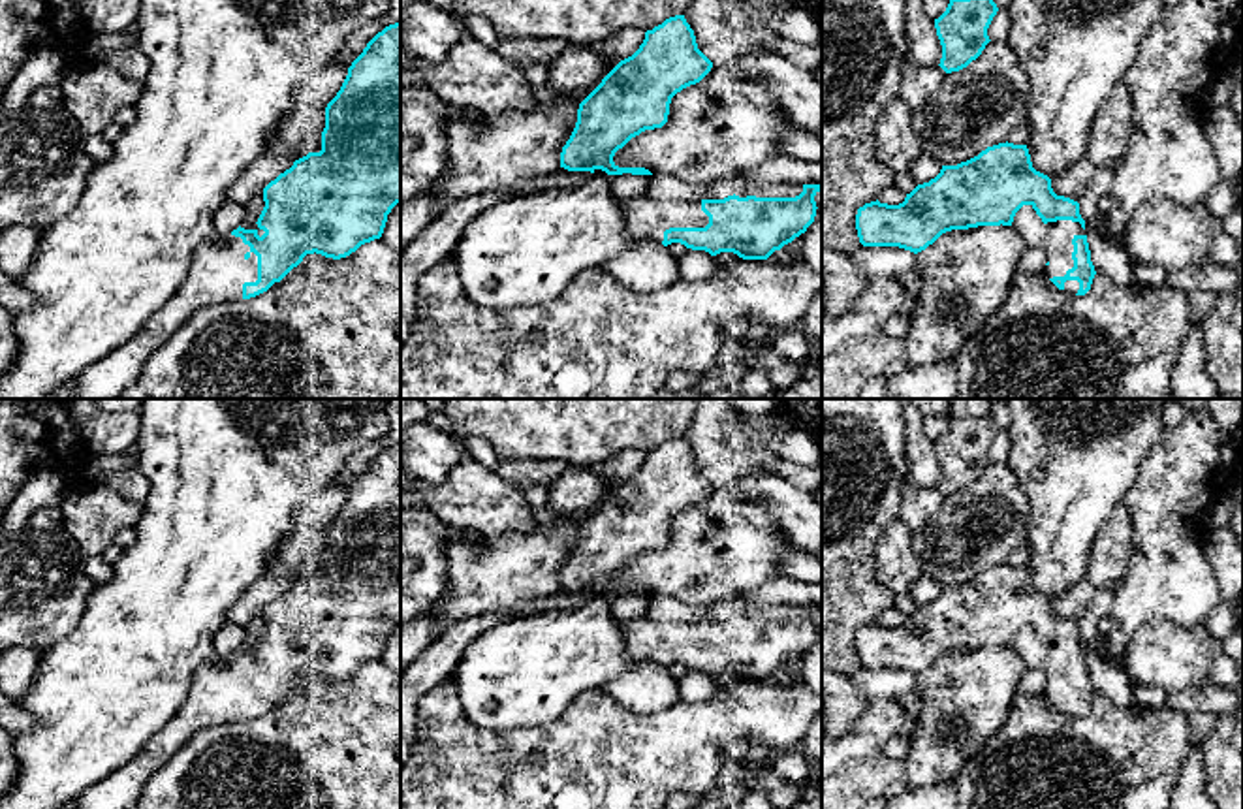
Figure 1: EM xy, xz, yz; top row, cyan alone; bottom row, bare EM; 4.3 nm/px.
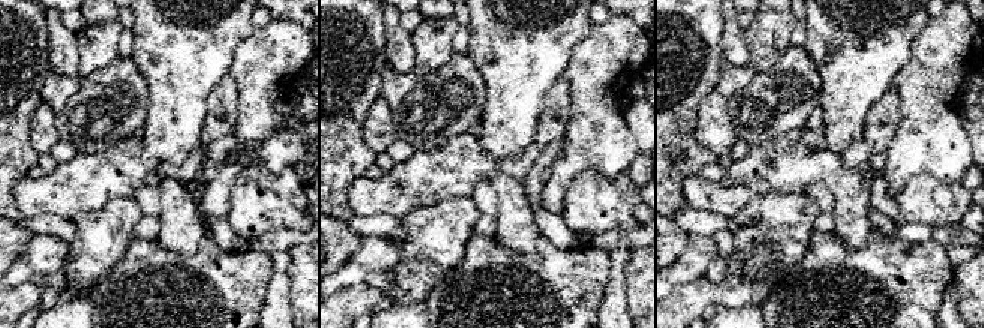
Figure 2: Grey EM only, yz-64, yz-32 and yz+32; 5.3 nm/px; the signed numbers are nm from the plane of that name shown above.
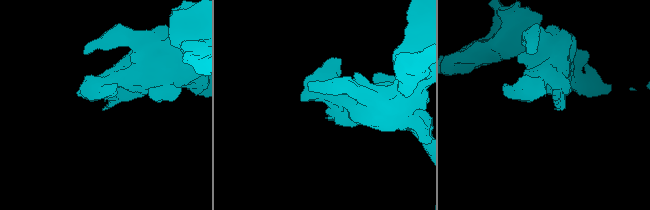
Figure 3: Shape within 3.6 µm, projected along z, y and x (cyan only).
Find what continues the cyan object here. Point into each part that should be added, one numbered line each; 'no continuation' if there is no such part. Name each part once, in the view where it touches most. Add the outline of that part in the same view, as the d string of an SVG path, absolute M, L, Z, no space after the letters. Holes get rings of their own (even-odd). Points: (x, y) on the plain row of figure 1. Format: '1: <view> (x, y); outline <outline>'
1: xy (219, 691); outline M231 655L212 657L192 681L173 719L124 766L88 786L75 809L132 809L149 779L201 728L243 721L243 706L258 702L258 677Z

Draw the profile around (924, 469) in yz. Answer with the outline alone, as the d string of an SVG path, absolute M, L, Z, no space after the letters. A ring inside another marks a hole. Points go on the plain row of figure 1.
M905 404L906 427L906 476L920 487L935 489L942 480L942 467L936 457L935 442L925 435L923 414L914 404Z

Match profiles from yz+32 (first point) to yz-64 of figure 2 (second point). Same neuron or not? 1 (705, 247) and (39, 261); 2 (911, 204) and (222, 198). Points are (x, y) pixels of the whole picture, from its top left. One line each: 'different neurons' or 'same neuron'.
1: same neuron
2: different neurons

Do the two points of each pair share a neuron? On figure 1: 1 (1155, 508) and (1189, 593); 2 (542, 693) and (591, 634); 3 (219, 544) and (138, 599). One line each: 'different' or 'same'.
1: same
2: same
3: same

